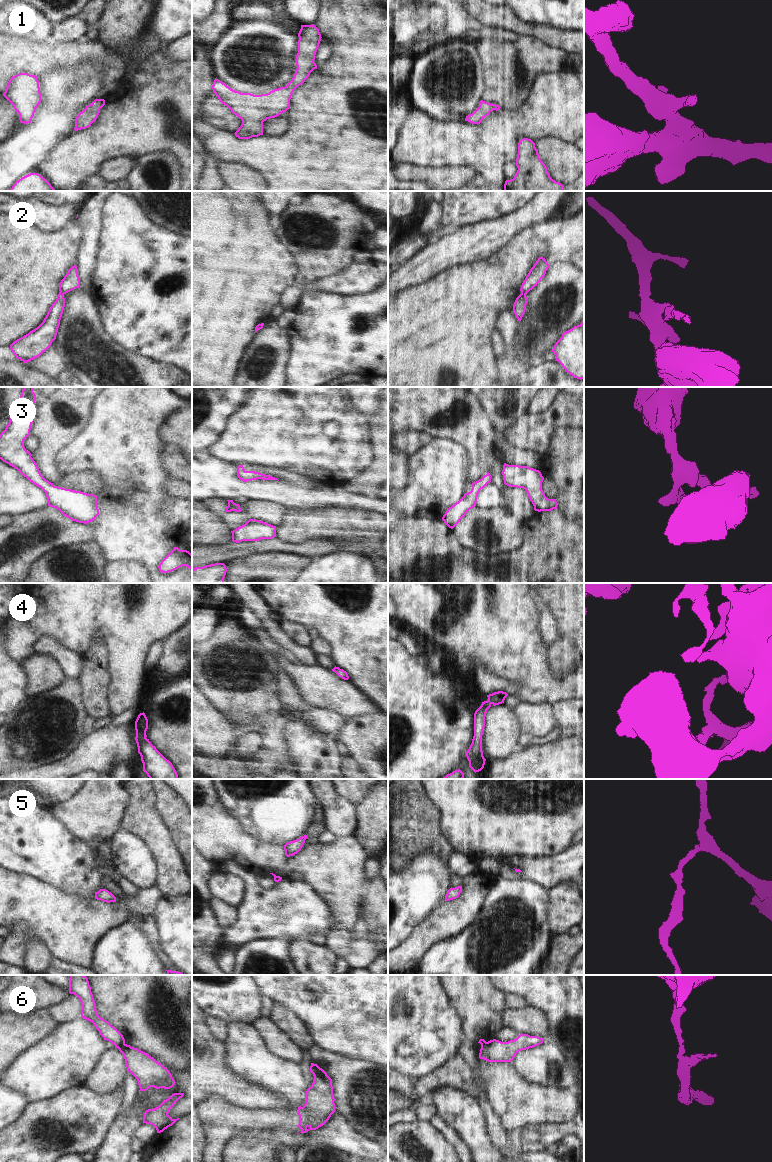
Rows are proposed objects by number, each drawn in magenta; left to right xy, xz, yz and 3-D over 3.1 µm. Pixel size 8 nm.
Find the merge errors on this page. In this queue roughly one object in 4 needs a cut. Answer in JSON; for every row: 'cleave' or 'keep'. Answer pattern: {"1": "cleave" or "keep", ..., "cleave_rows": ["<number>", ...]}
{"1": "keep", "2": "cleave", "3": "keep", "4": "keep", "5": "keep", "6": "cleave", "cleave_rows": ["2", "6"]}

